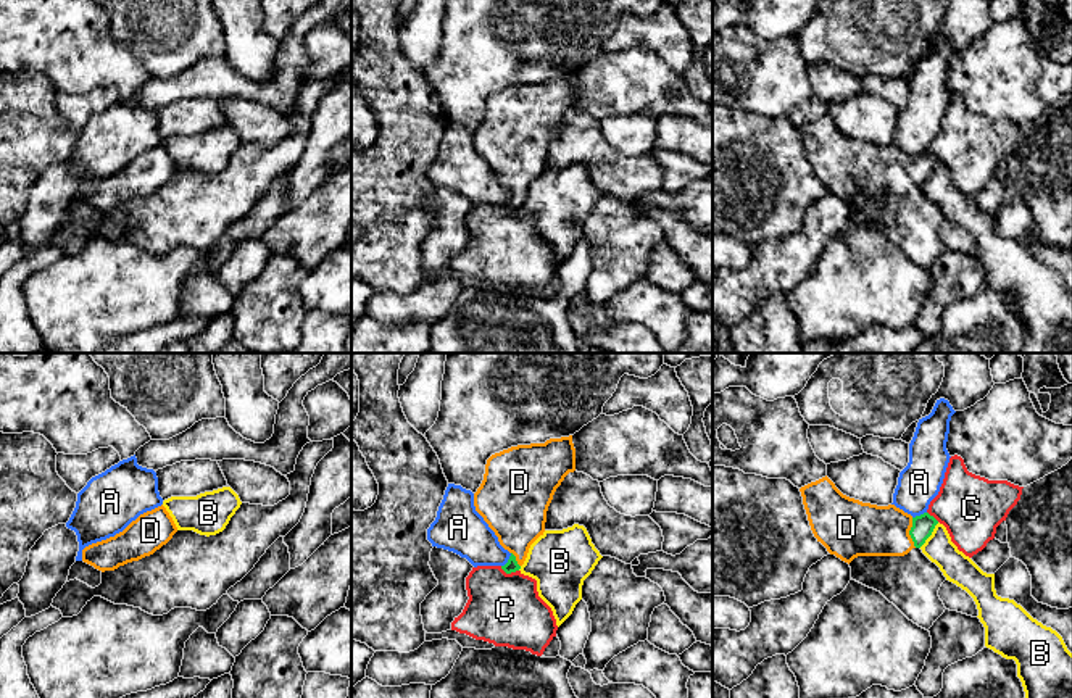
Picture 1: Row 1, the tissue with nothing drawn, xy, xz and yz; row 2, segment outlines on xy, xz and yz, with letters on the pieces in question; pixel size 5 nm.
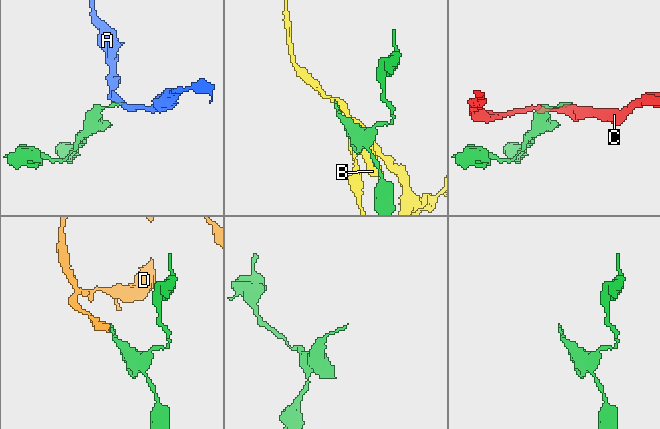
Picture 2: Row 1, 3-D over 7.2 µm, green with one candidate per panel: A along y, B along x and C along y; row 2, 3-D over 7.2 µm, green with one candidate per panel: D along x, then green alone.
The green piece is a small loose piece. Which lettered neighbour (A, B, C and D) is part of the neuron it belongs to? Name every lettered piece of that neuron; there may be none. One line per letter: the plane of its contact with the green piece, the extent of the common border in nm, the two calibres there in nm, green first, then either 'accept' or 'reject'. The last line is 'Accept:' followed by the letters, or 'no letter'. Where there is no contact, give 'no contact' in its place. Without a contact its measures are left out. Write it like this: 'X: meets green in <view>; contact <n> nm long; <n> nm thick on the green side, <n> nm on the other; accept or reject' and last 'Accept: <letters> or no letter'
A: meets green in xz; contact 90 nm long; 60 nm thick on the green side, 220 nm on the other; reject
B: meets green in yz; contact 160 nm long; 110 nm thick on the green side, 150 nm on the other; reject
C: meets green in xz; contact 100 nm long; 60 nm thick on the green side, 360 nm on the other; reject
D: meets green in yz; contact 150 nm long; 110 nm thick on the green side, 280 nm on the other; accept
Accept: D

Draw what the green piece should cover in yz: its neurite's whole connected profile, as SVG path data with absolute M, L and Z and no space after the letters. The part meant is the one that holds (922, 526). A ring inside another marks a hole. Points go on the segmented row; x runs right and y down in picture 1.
M827 476L800 492L814 537L848 564L858 556L904 556L938 524L929 513L912 517L895 505L850 498Z

